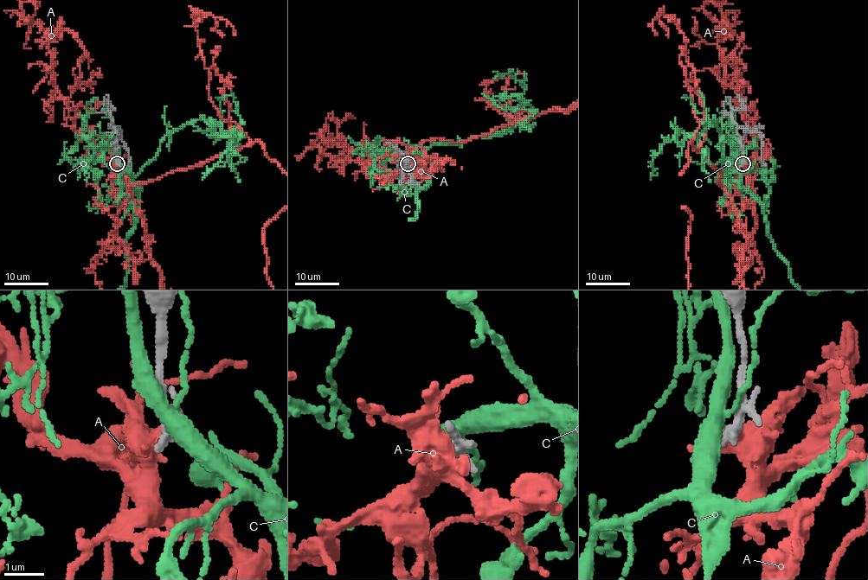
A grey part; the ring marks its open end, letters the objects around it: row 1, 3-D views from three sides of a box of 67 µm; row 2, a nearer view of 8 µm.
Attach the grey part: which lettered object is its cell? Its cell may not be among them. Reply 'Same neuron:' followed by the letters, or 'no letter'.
Same neuron: A

